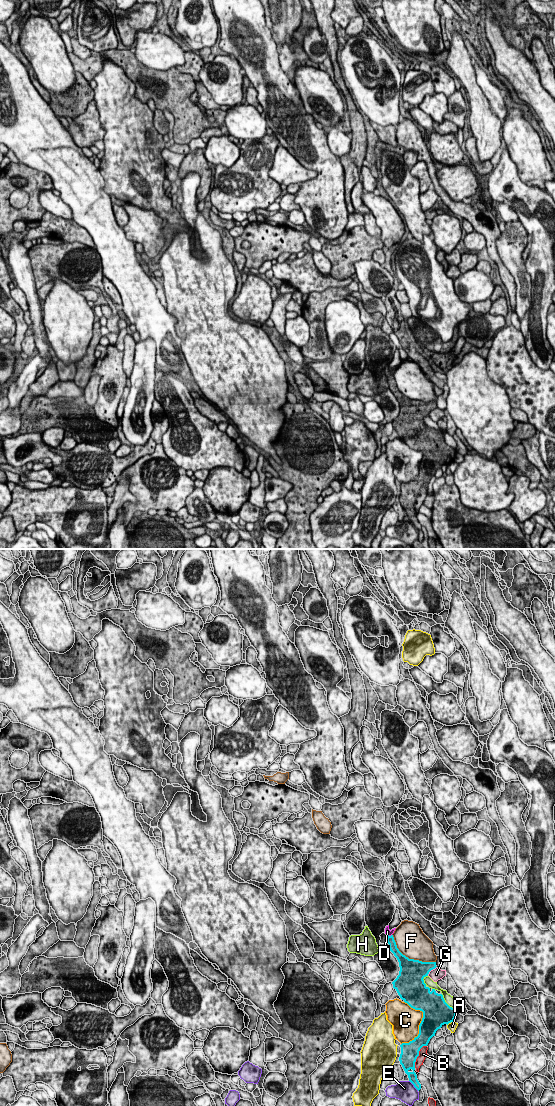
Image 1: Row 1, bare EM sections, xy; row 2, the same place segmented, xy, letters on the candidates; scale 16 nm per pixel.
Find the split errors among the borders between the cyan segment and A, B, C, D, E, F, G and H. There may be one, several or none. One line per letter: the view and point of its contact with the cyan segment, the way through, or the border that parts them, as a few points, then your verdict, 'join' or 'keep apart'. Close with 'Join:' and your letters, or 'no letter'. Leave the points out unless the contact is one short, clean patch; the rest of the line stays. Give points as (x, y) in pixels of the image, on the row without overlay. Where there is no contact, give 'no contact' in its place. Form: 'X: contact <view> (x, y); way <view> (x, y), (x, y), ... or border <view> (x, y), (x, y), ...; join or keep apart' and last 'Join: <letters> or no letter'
A: contact xy (450, 462); keep apart
B: contact xy (418, 495); keep apart
C: contact xy (420, 463); keep apart
D: contact xy (388, 375); way xy (393, 388), (388, 375), (387, 371); join
E: contact xy (413, 524); border xy (409, 520), (418, 530); keep apart
F: contact xy (408, 398); keep apart
G: contact xy (431, 409); keep apart
H: contact xy (446, 443); keep apart
Join: D

